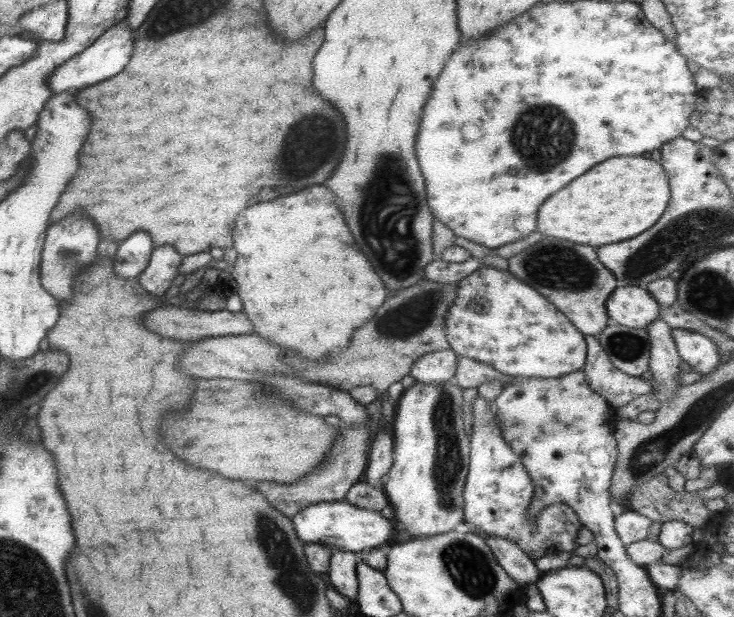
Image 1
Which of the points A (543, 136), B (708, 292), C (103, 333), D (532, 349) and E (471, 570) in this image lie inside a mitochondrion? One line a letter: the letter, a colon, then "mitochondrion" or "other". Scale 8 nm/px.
A: mitochondrion
B: mitochondrion
C: other
D: other
E: mitochondrion

